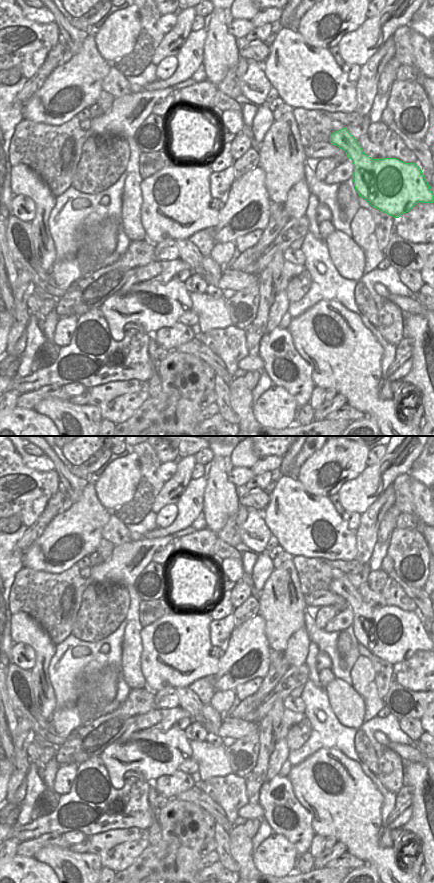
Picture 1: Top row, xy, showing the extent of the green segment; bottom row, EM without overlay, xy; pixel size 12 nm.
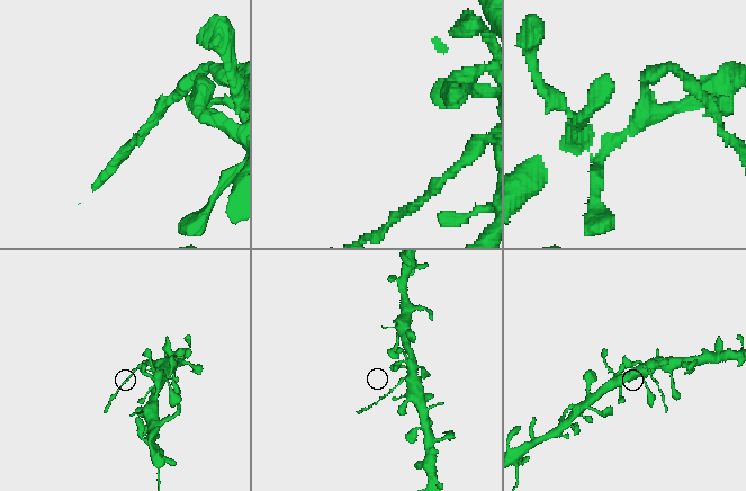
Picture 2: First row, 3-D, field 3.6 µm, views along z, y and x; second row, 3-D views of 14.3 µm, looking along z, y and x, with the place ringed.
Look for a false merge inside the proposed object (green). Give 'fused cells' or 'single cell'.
fused cells

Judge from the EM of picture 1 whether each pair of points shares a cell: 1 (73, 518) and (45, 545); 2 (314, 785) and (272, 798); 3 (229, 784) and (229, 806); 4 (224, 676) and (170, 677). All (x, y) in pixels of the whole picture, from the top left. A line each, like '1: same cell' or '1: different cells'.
1: same cell
2: different cells
3: same cell
4: different cells

